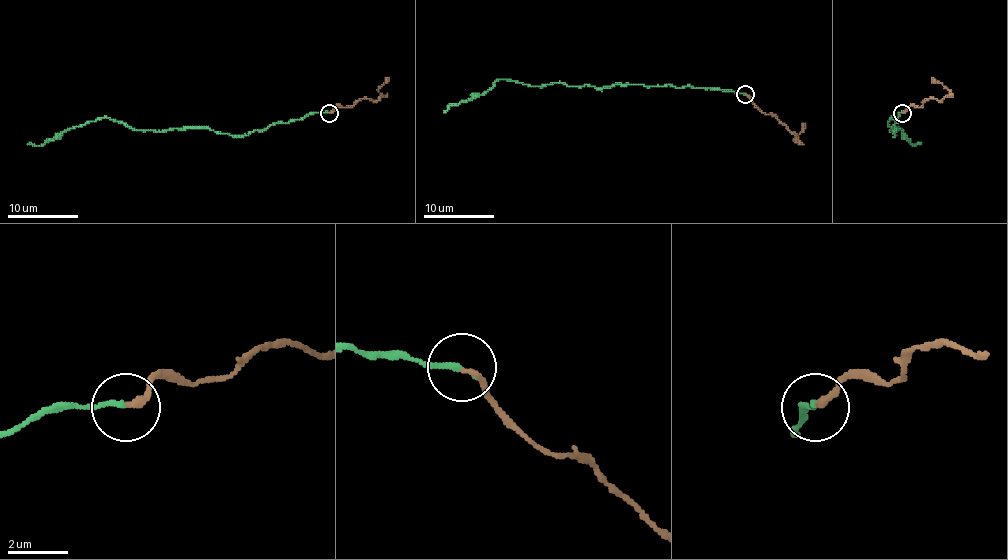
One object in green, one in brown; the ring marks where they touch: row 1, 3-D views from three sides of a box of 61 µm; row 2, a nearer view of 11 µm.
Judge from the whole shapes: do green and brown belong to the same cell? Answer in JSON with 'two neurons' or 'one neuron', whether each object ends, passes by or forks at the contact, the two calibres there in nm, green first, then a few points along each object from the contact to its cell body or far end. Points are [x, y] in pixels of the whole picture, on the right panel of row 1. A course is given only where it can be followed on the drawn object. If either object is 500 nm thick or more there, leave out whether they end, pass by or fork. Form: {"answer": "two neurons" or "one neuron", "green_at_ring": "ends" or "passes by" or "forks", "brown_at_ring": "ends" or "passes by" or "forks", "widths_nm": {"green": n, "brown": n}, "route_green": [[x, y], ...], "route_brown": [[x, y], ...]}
{"answer": "one neuron", "green_at_ring": "ends", "brown_at_ring": "ends", "widths_nm": {"green": 170, "brown": 200}, "route_green": [[902, 112], [893, 133], [893, 118], [888, 125], [900, 128], [914, 146], [921, 144]], "route_brown": [[902, 112], [910, 105], [921, 107], [928, 98], [942, 100], [949, 93], [931, 77]]}

